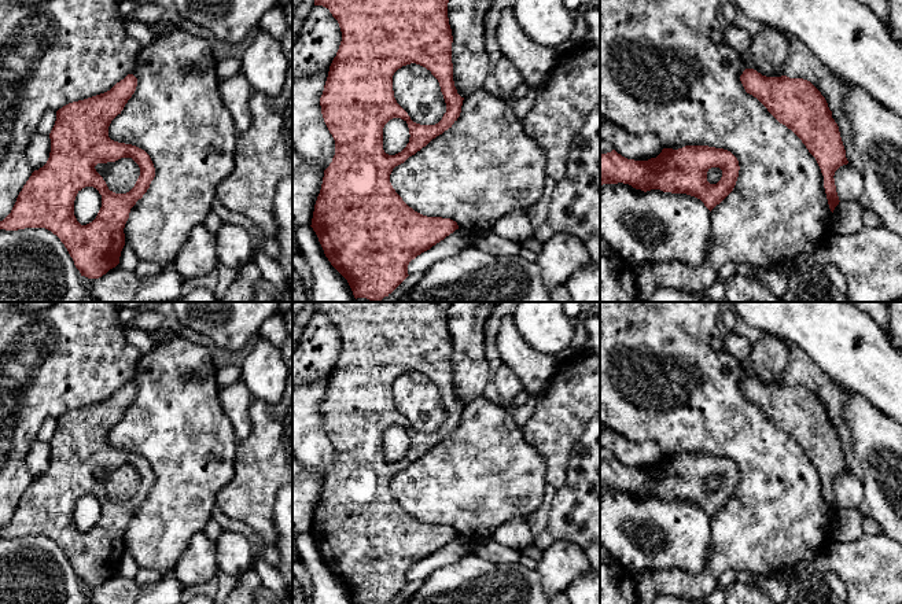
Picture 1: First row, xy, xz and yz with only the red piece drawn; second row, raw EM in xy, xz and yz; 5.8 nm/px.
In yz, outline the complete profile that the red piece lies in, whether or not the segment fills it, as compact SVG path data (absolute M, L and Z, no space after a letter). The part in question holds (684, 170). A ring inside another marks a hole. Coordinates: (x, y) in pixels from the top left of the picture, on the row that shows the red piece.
M685 146L678 150L663 148L656 158L648 161L627 159L612 150L600 154L600 188L603 184L623 183L644 192L660 189L671 194L686 194L700 199L711 211L733 191L739 170L739 161L730 151L708 146ZM711 167L722 170L722 177L717 184L707 181L707 172Z

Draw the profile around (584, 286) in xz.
M588 262L566 283L573 302L600 302L600 265Z

